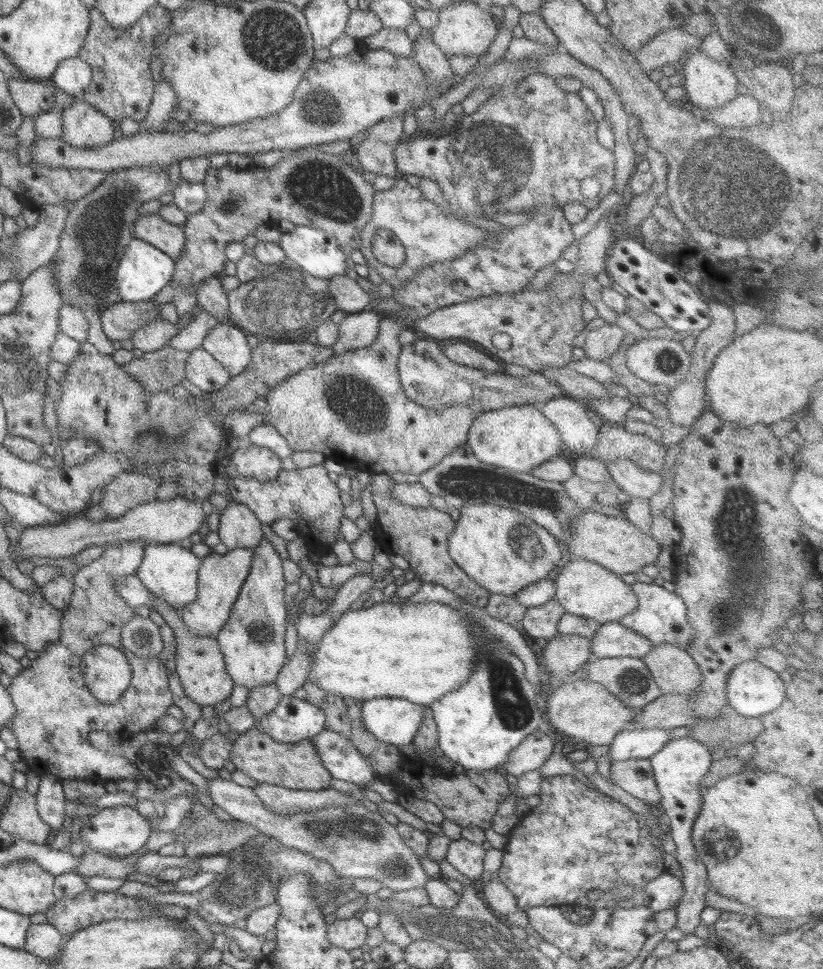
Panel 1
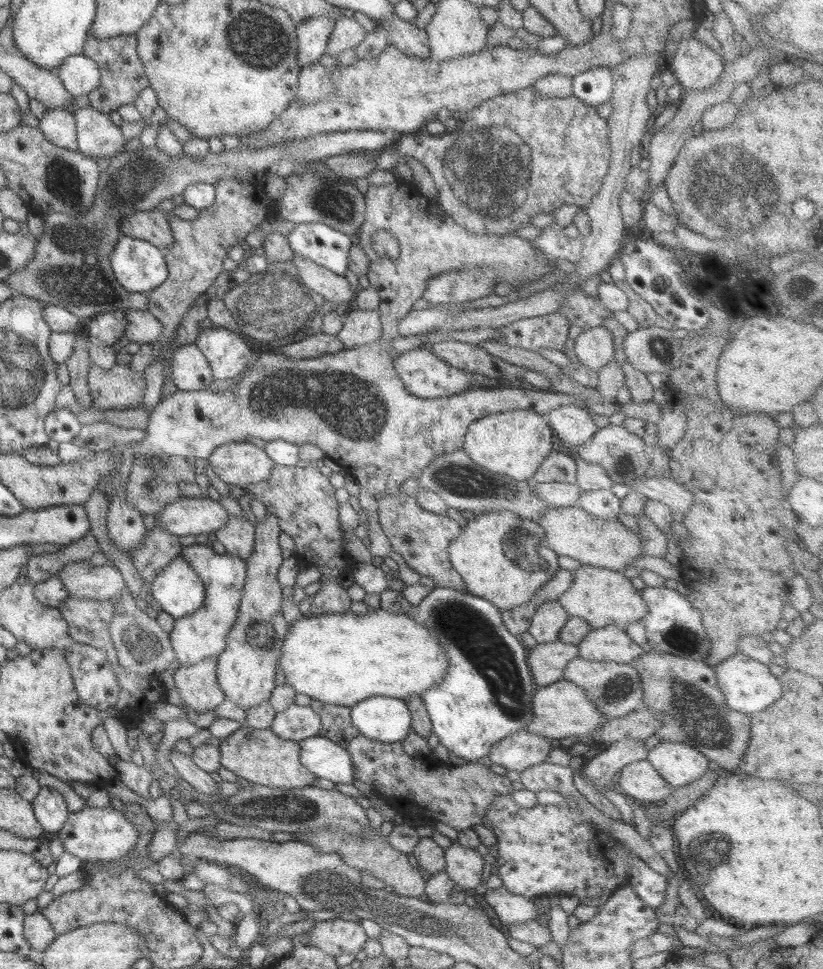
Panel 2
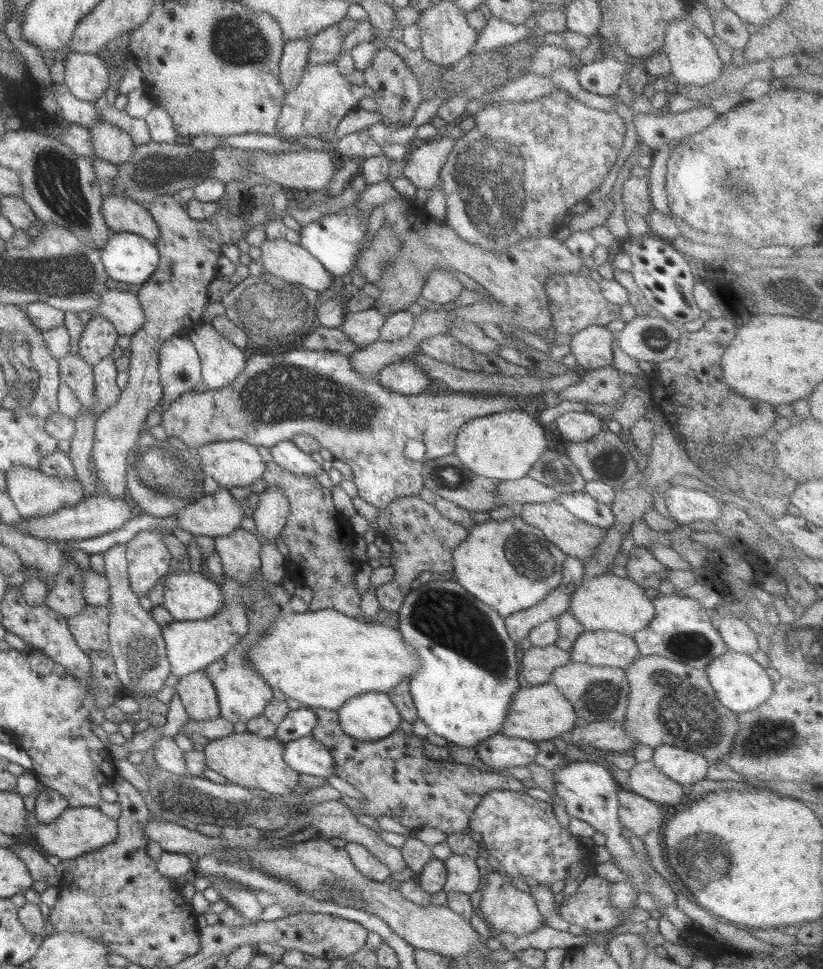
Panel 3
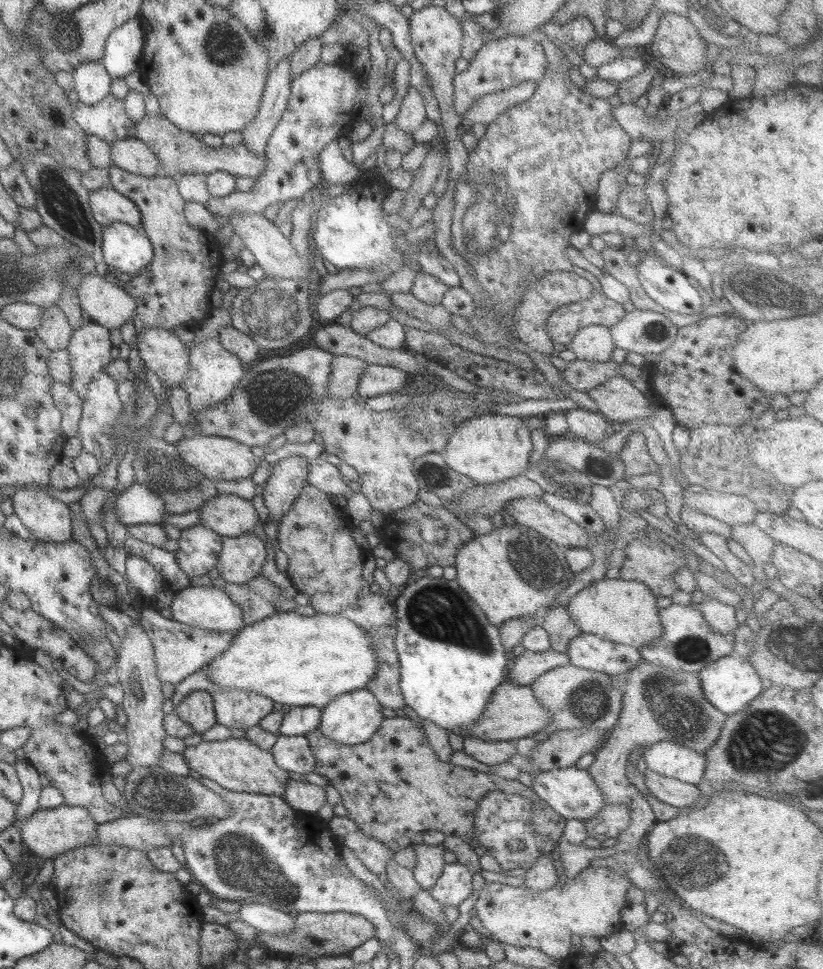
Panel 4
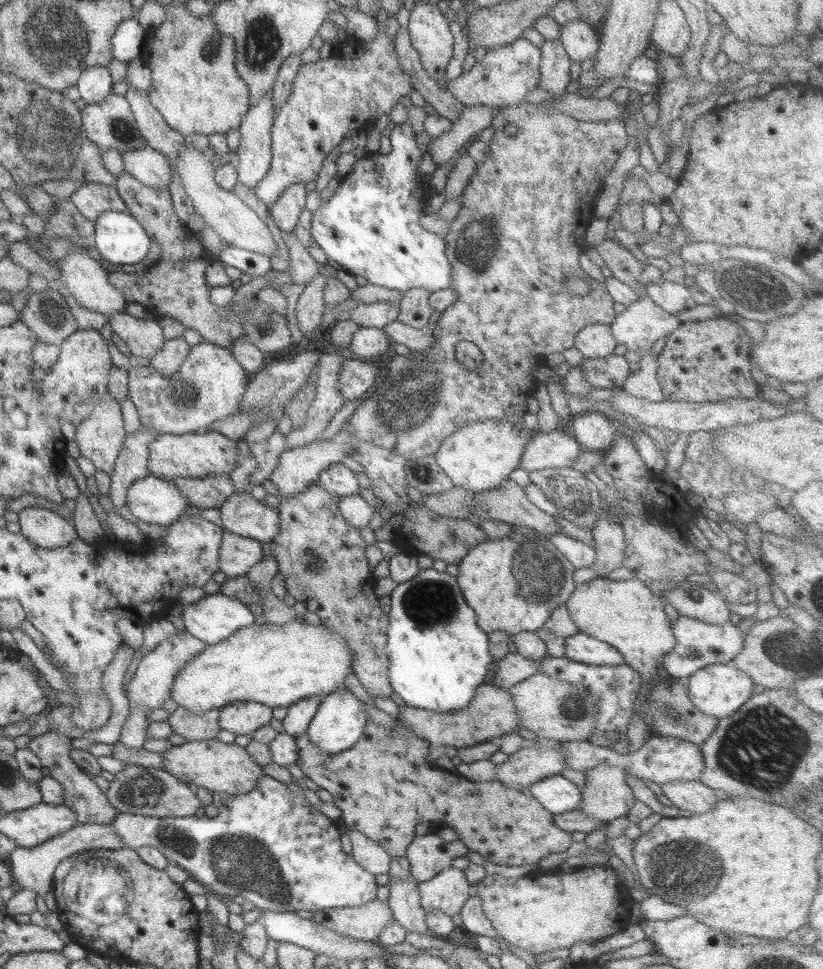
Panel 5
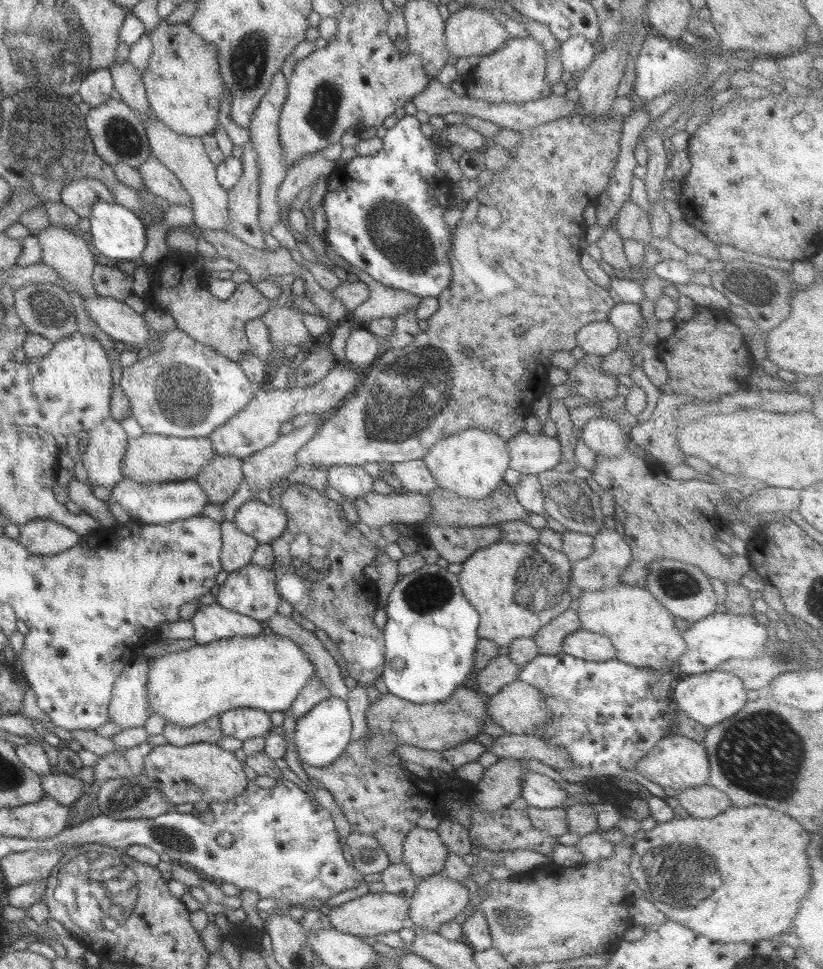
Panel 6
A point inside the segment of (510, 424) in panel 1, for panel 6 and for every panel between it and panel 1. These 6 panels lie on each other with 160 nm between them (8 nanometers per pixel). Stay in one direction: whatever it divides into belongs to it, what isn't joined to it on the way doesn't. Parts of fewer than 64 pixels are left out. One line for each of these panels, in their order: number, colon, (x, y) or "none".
2: (514, 443)
3: (504, 446)
4: (488, 449)
5: (480, 457)
6: (472, 463)

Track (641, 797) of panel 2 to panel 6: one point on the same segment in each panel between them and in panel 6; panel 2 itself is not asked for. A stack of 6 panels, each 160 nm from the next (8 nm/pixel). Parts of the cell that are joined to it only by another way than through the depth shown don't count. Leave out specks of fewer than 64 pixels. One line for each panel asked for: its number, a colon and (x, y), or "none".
3: (645, 778)
4: (681, 794)
5: (697, 798)
6: (705, 801)

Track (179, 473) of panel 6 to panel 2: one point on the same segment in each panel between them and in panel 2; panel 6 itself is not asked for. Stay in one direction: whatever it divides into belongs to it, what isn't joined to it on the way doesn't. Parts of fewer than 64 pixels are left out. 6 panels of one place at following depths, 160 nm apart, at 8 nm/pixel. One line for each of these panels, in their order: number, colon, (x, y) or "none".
2: (241, 464)
3: (235, 463)
4: (218, 459)
5: (170, 456)

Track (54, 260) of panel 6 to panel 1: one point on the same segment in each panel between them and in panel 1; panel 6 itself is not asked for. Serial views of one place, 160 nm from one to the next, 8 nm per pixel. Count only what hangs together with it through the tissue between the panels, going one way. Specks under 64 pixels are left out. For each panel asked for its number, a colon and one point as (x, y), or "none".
1: (157, 333)
2: (143, 327)
3: (122, 309)
4: (104, 303)
5: (87, 280)

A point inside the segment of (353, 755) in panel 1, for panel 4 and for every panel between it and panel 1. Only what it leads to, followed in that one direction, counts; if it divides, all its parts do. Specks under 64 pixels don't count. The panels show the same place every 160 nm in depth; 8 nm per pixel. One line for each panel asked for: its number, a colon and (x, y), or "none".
2: (325, 759)
3: (306, 755)
4: (293, 754)

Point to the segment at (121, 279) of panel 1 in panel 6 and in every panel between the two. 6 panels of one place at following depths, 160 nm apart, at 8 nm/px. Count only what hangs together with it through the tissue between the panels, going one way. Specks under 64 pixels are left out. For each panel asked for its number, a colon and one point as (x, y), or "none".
2: (138, 266)
3: (127, 257)
4: (125, 248)
5: (119, 238)
6: (118, 233)

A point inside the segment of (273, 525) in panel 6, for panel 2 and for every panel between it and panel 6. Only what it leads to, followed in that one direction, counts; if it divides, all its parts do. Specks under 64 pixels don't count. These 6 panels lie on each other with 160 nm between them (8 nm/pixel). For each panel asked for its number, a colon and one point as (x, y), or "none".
2: (188, 516)
3: (219, 514)
4: (229, 515)
5: (244, 515)

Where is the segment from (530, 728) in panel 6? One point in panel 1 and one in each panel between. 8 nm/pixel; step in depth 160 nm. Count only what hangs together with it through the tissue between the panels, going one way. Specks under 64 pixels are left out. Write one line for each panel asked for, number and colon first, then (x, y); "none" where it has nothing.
1: (629, 679)
2: (615, 688)
3: (598, 693)
4: (577, 698)
5: (555, 710)

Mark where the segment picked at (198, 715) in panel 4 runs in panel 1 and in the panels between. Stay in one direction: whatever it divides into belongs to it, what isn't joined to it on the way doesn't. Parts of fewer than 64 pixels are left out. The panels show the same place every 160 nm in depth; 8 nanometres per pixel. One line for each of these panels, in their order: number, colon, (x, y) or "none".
1: (200, 665)
2: (197, 685)
3: (197, 693)

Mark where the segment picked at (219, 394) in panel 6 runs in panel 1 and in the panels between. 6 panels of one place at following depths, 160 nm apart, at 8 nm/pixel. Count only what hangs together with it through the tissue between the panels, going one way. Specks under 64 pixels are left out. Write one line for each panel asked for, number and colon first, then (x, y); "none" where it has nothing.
1: (227, 343)
2: (227, 352)
3: (221, 362)
4: (214, 372)
5: (208, 386)

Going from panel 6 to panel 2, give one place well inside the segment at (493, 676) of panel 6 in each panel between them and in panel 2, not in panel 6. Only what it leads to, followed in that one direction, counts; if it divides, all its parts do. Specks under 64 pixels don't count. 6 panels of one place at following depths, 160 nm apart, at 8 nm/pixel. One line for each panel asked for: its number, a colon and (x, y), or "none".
2: (547, 661)
3: (538, 663)
4: (529, 665)
5: (513, 668)

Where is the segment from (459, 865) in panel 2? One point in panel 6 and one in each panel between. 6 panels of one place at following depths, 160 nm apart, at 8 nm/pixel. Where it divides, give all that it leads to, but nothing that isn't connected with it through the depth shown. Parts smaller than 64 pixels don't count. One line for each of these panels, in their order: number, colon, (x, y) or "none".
3: (463, 875)
4: (453, 887)
5: (448, 891)
6: (436, 901)

